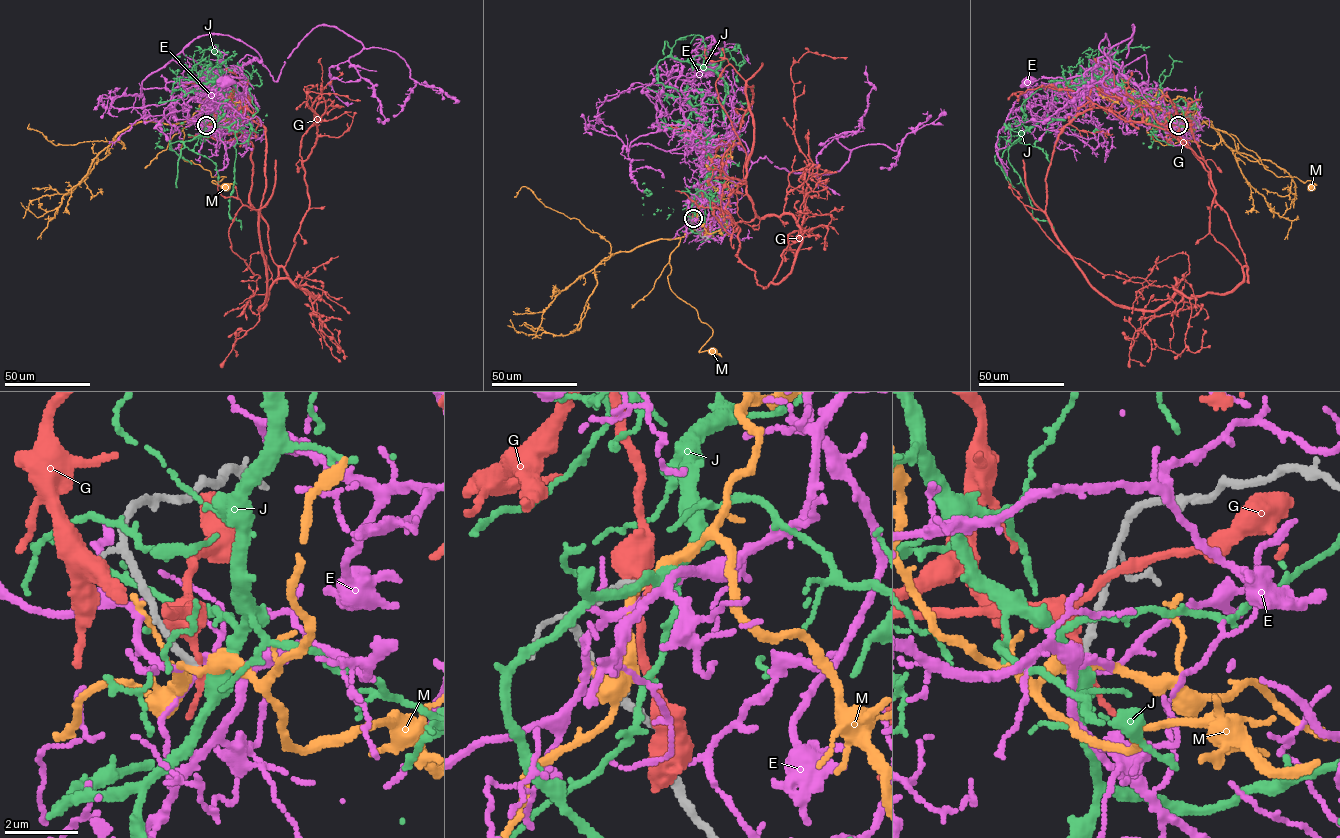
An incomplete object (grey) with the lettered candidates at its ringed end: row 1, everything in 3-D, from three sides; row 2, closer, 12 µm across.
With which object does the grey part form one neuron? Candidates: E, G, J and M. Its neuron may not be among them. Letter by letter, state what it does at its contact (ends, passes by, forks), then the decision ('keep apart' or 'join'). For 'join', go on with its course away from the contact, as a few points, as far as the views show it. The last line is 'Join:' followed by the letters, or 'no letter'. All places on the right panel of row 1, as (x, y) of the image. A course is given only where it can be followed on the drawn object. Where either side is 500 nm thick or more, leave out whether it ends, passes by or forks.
E: it passes by; keep apart
G: it passes by; keep apart
J: it passes by; join; it runs (1178, 125), (1108, 79), (1079, 79), (1077, 118), (1041, 120), (1008, 150), (1033, 215), (1054, 229)
M: it passes by; keep apart
Join: J

